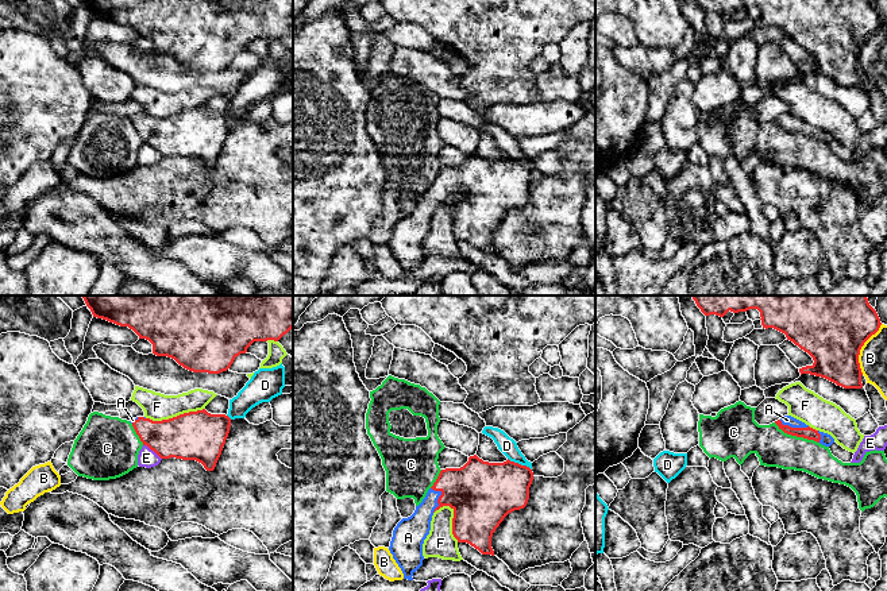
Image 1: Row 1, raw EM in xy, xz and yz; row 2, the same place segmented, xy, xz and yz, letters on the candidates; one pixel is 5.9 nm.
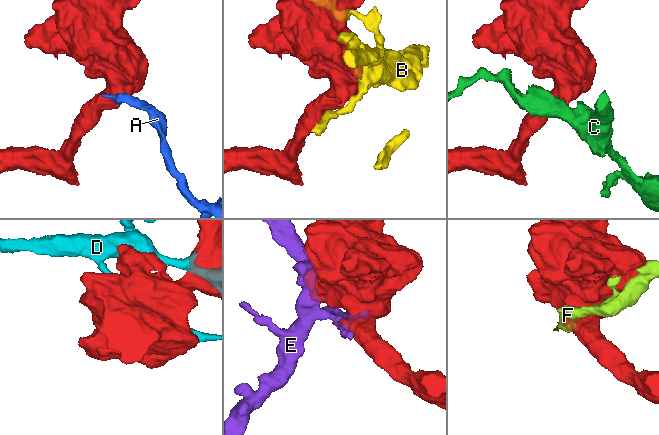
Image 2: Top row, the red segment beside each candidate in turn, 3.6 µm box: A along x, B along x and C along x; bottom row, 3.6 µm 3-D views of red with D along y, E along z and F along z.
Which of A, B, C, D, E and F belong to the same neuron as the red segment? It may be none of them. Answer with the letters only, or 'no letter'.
A

